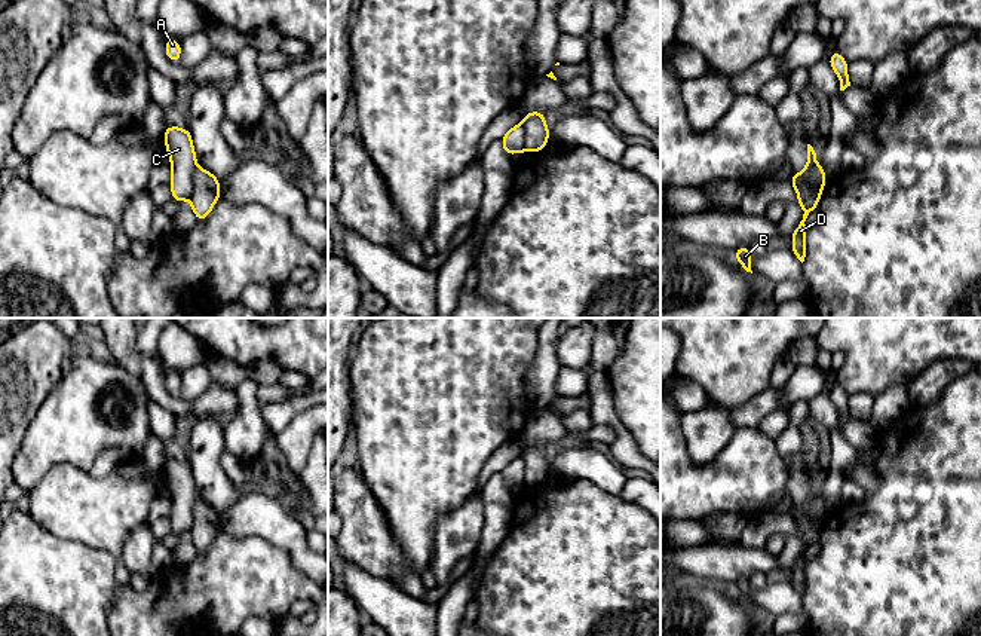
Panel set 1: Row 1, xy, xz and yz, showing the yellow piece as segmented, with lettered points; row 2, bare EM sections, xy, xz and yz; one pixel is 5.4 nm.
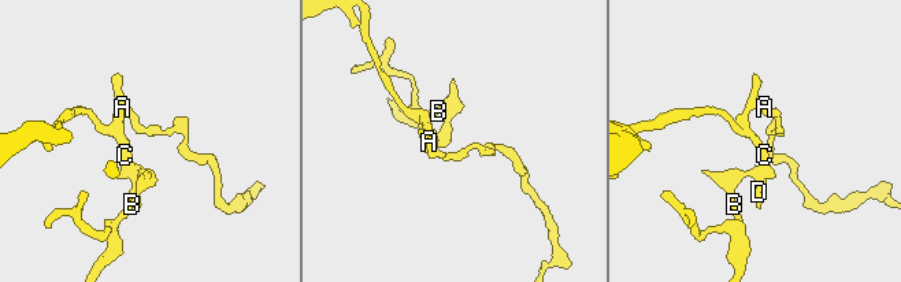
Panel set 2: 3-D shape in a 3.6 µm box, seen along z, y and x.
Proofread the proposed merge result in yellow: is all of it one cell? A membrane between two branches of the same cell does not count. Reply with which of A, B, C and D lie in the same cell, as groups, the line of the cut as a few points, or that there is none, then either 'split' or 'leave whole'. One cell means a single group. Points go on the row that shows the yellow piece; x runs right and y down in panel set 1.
A C / B D; cut in xy along (196, 168), (193, 190), (189, 196); split

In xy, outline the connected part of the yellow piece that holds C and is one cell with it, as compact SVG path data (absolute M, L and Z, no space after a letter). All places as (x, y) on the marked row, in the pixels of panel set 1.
M168 125L163 134L166 152L171 159L172 201L181 202L193 193L193 174L196 171L196 153L190 129Z

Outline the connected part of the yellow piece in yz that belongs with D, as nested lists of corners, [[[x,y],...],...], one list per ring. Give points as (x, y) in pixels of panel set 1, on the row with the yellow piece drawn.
[[[816,166],[812,174],[806,175],[804,172],[791,174],[791,184],[794,190],[798,193],[797,204],[803,208],[803,220],[793,230],[793,247],[791,253],[803,263],[806,257],[806,218],[810,211],[813,211],[819,205],[821,195],[816,192],[818,186],[825,186],[827,174],[822,166]]]

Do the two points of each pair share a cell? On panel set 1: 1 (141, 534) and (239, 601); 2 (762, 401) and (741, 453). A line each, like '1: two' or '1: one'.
1: two
2: two

